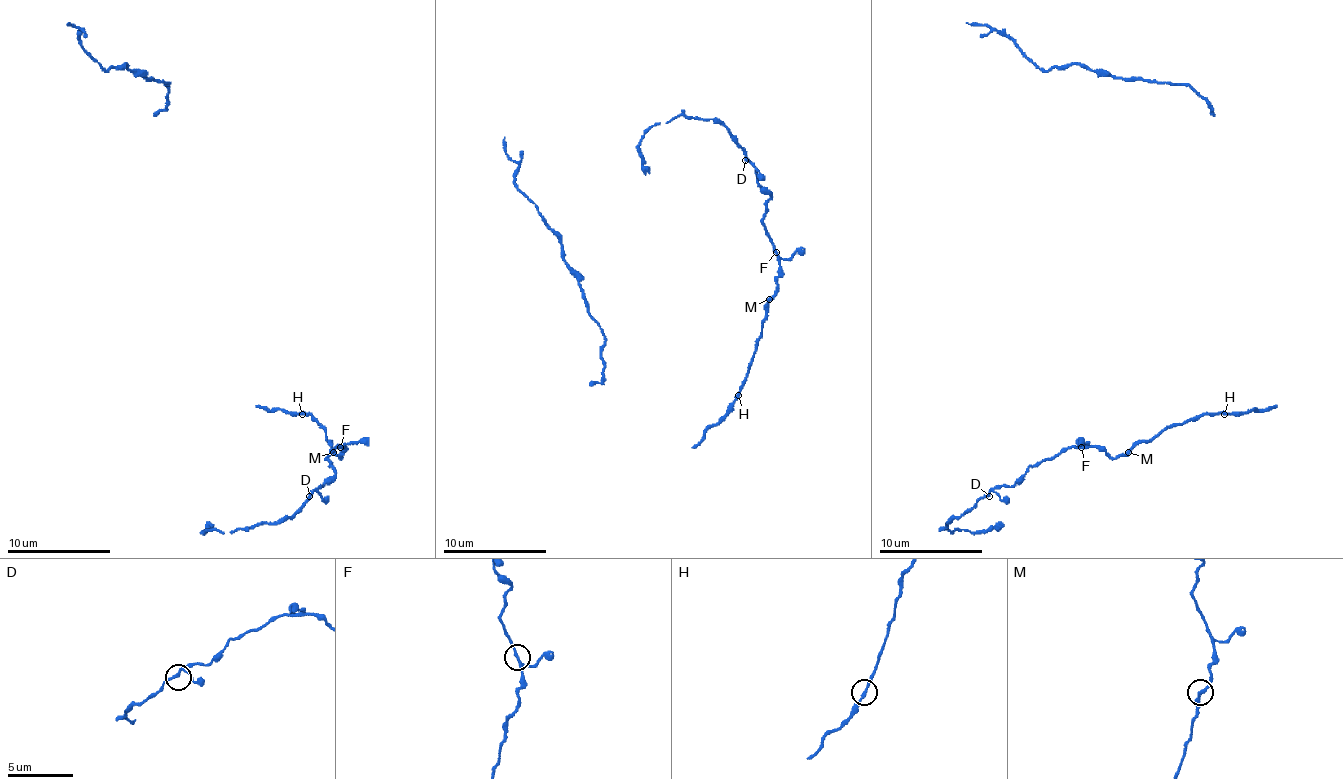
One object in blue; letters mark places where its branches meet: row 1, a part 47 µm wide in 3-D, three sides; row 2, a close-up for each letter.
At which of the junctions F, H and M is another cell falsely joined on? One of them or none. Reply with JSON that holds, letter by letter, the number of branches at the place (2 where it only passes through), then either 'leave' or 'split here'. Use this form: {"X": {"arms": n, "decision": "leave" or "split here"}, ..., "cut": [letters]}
{"F": {"arms": 3, "decision": "leave"}, "H": {"arms": 2, "decision": "leave"}, "M": {"arms": 2, "decision": "leave"}, "cut": []}

